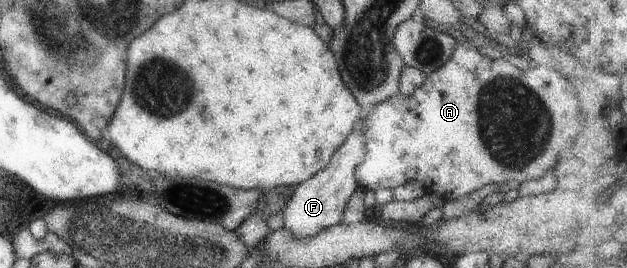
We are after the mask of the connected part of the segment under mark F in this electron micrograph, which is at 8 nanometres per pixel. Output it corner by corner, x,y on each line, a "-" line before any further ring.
356,126
343,144
333,152
323,170
294,186
292,194
283,206
282,228
285,228
293,238
303,240
303,238
313,238
323,228
340,223
346,202
357,188
353,170
363,160
363,154
365,154
365,136
361,128

